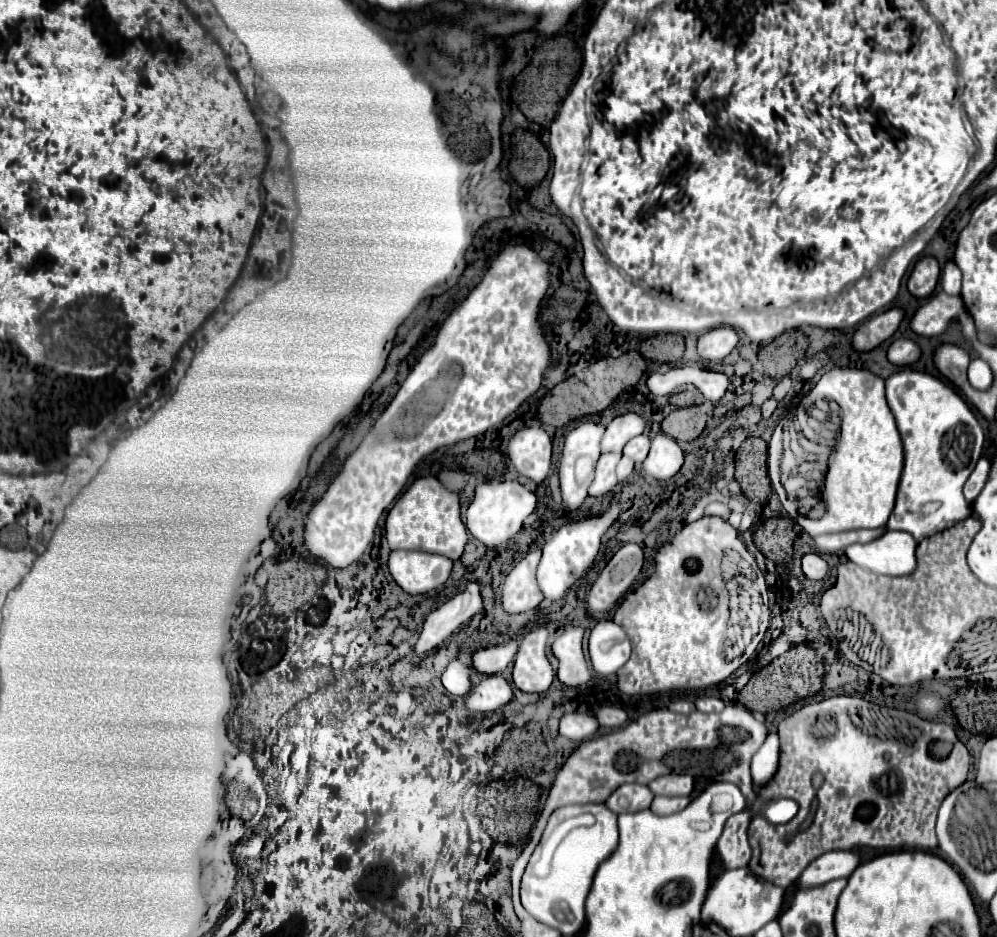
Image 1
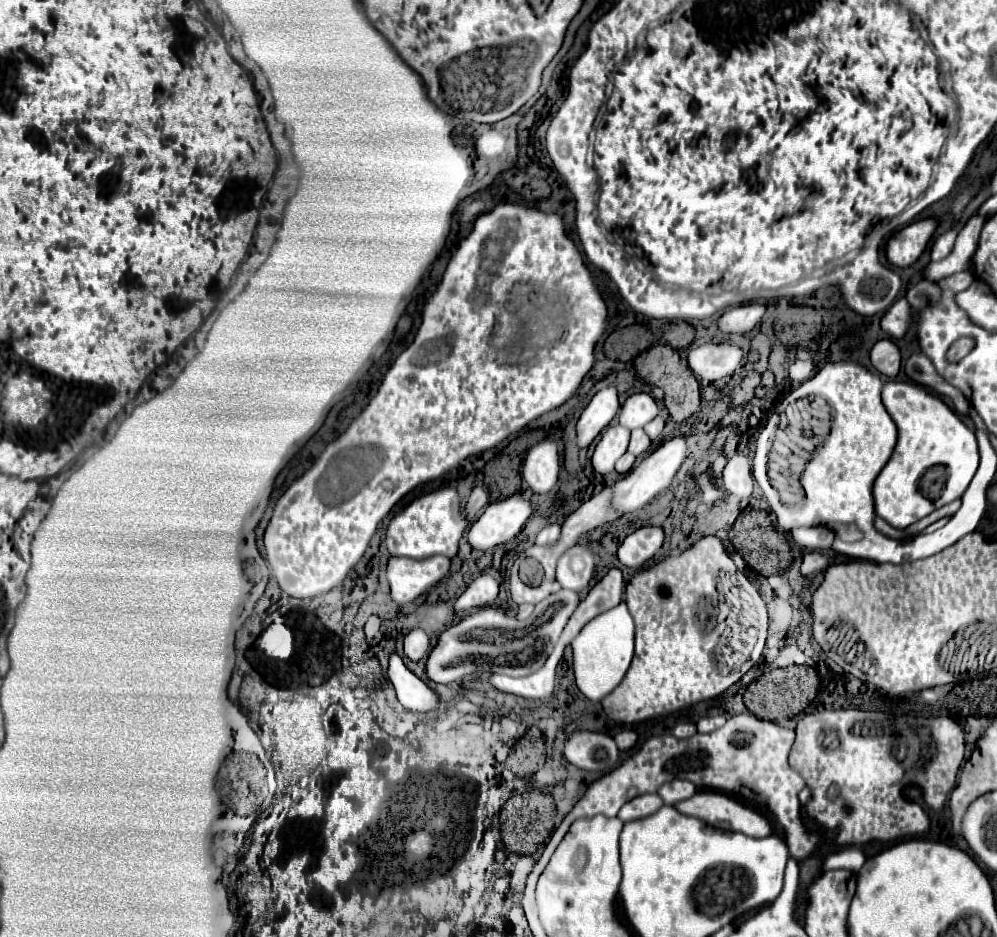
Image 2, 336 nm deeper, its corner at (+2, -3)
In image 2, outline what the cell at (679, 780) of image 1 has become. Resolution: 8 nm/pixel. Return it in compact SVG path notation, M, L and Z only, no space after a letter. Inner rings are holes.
M673 779L669 783L665 783L661 789L659 789L659 795L661 799L665 801L665 805L675 805L679 801L685 801L687 797L695 795L697 787L691 783L691 781L685 781L685 779Z

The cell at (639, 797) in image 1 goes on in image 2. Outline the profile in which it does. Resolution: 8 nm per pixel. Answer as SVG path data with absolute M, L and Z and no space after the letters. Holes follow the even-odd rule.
M639 795L635 799L631 799L629 803L625 803L619 811L619 819L623 823L627 821L635 821L635 819L643 819L655 811L659 811L663 807L663 799L659 795Z

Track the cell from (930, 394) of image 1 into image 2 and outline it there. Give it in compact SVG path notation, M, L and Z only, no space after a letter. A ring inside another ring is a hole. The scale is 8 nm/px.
M889 381L883 385L881 399L883 399L887 413L891 415L891 419L897 425L899 437L897 437L897 445L893 449L891 459L887 461L887 465L881 469L881 473L877 475L877 479L873 483L875 513L881 519L885 519L891 527L905 529L905 527L913 525L915 521L927 517L935 509L959 499L965 493L965 489L969 487L969 483L971 483L971 479L979 467L979 447L977 447L975 431L971 427L967 427L939 397L931 395L921 385ZM939 467L945 467L943 485L935 485Z

